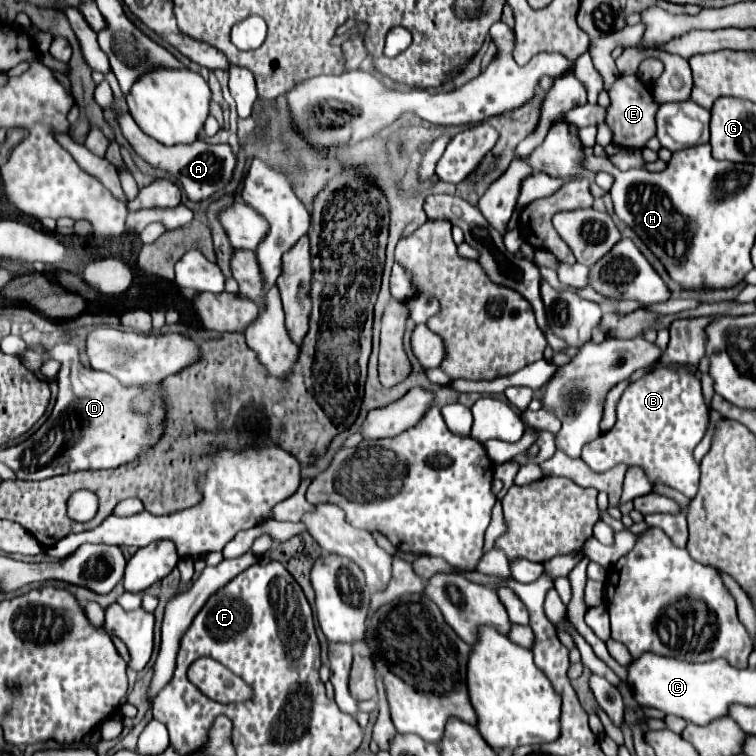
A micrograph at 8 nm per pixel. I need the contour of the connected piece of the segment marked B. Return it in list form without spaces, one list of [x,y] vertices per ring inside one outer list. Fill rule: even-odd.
[[[674,369],[650,371],[642,379],[634,381],[626,387],[626,391],[622,393],[618,407],[616,407],[614,427],[608,433],[602,433],[590,445],[586,445],[582,459],[590,465],[590,469],[594,469],[598,473],[604,473],[620,463],[624,463],[628,469],[640,467],[640,469],[644,469],[650,483],[670,485],[676,491],[680,491],[682,495],[686,495],[688,499],[692,499],[698,493],[698,479],[700,479],[700,469],[698,469],[698,463],[696,463],[692,451],[702,441],[702,437],[704,437],[702,431],[708,429],[708,423],[710,423],[708,415],[710,415],[710,411],[704,403],[700,381],[692,373],[686,373],[682,369],[680,371],[674,371]]]

